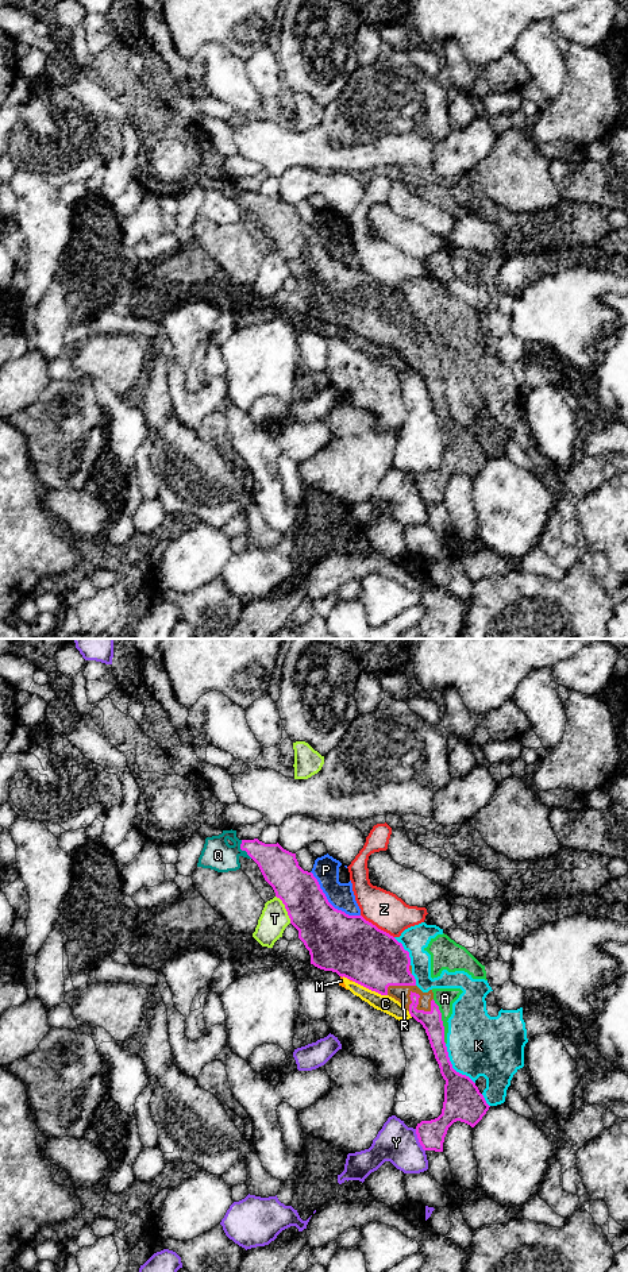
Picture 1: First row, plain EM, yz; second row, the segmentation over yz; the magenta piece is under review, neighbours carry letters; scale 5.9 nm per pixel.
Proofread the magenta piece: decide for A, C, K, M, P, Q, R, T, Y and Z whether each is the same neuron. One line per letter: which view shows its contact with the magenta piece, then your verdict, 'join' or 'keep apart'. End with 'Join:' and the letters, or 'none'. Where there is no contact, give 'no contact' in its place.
A: yz | keep apart
C: yz | keep apart
K: yz | keep apart
M: yz | keep apart
P: yz | keep apart
Q: yz | join
R: yz | join
T: yz | keep apart
Y: yz | keep apart
Z: yz | keep apart
Join: Q, R

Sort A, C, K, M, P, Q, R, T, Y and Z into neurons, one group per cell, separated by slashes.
A K / C M P / Q R / T / Y / Z

